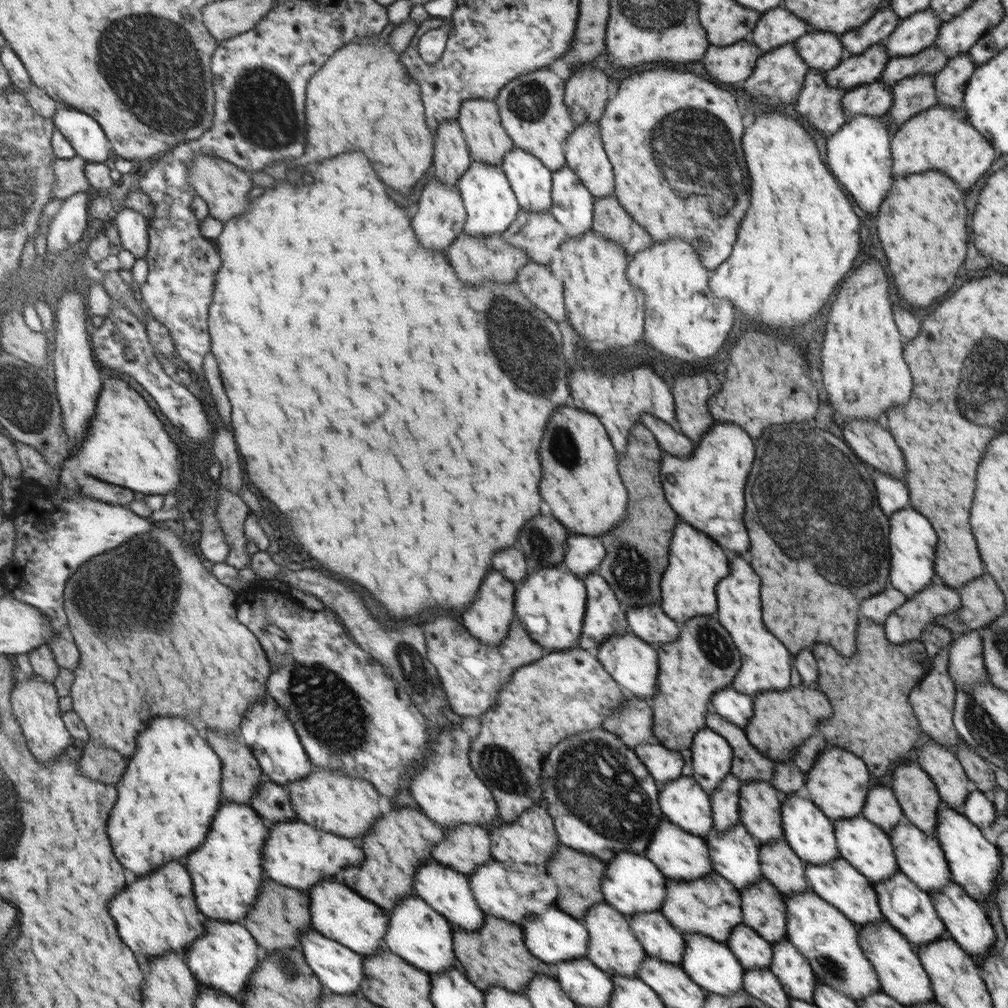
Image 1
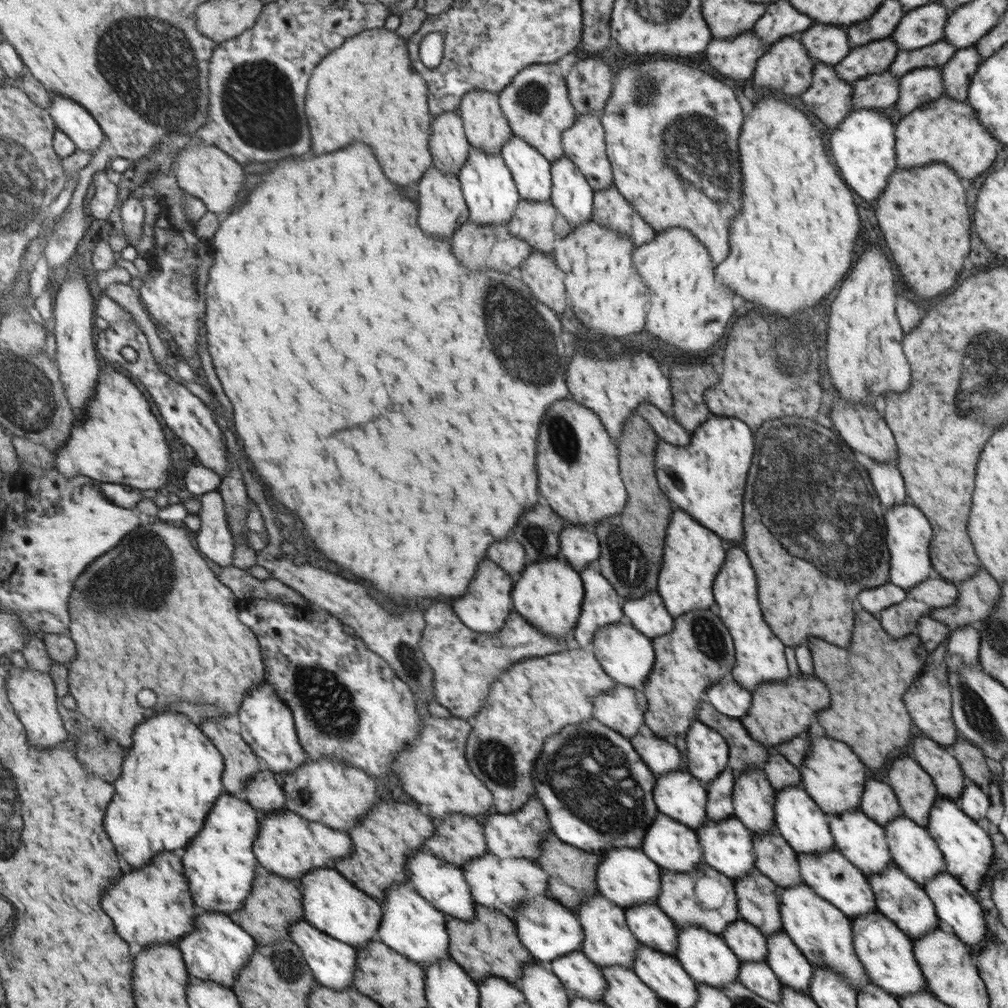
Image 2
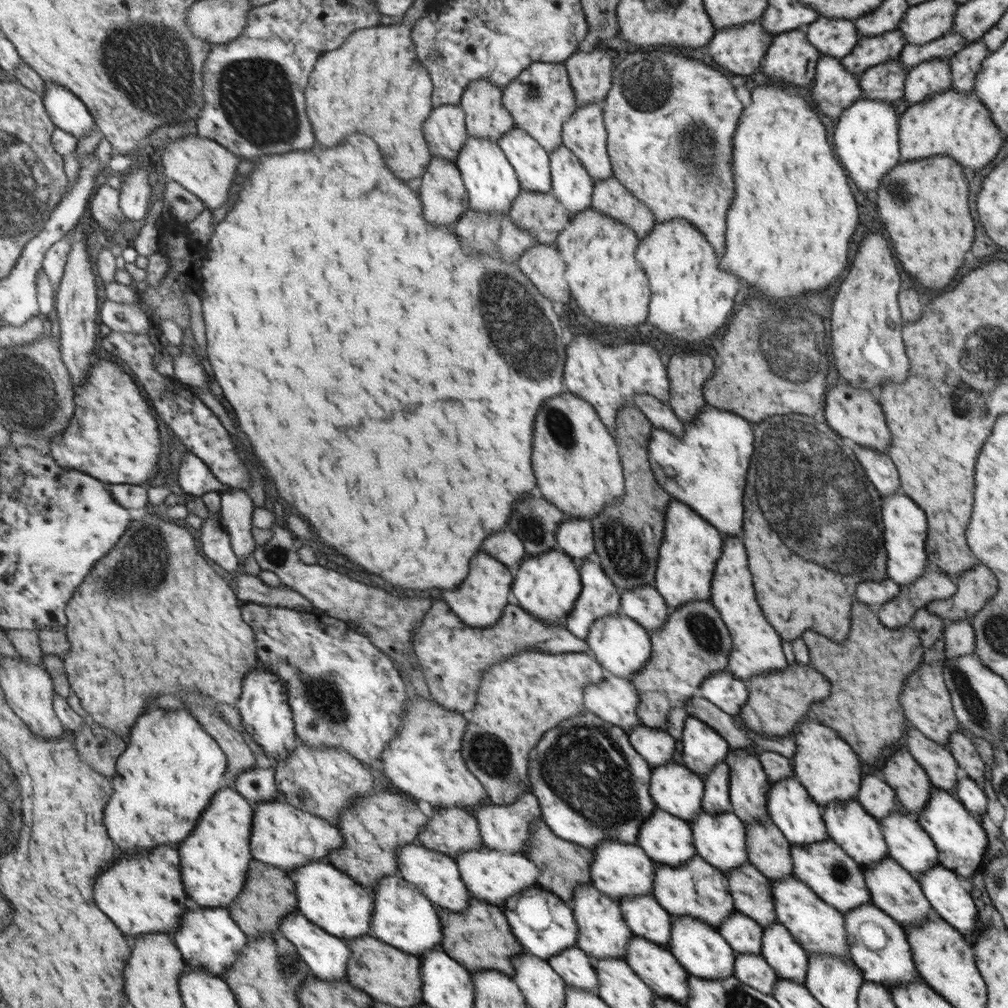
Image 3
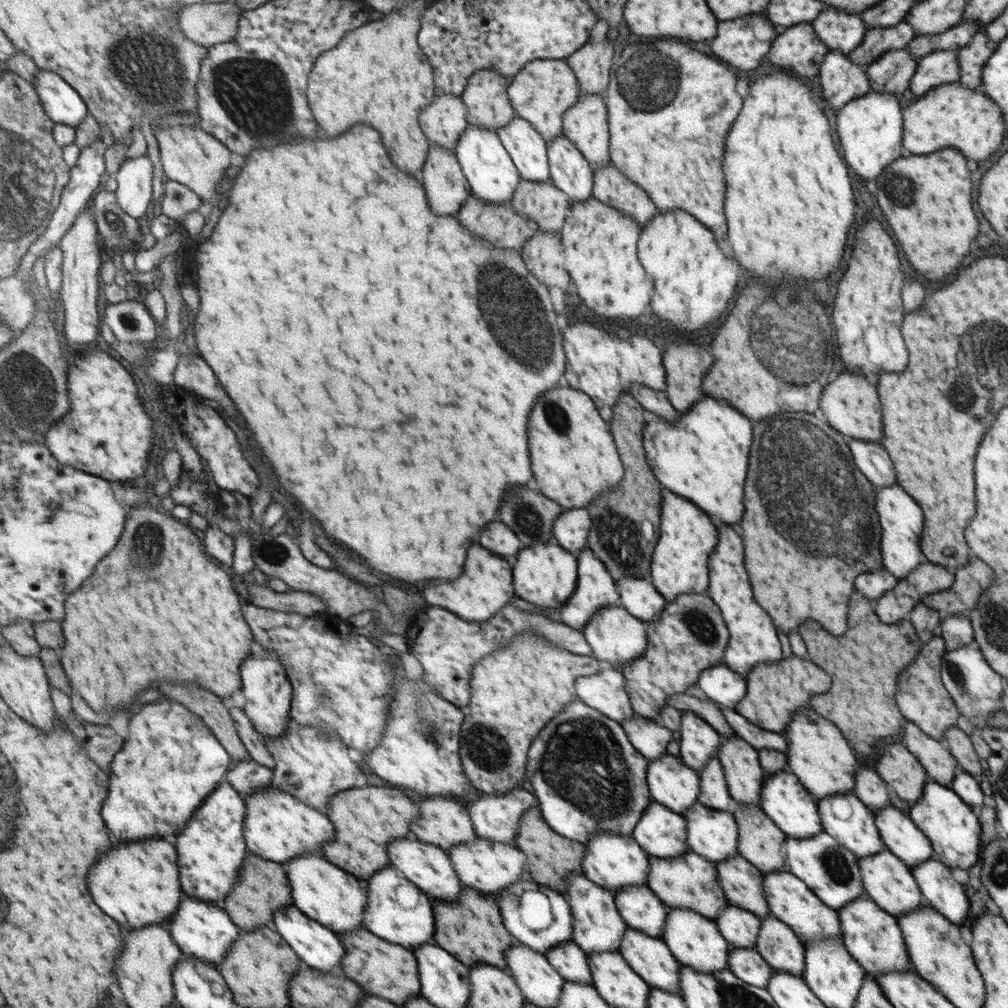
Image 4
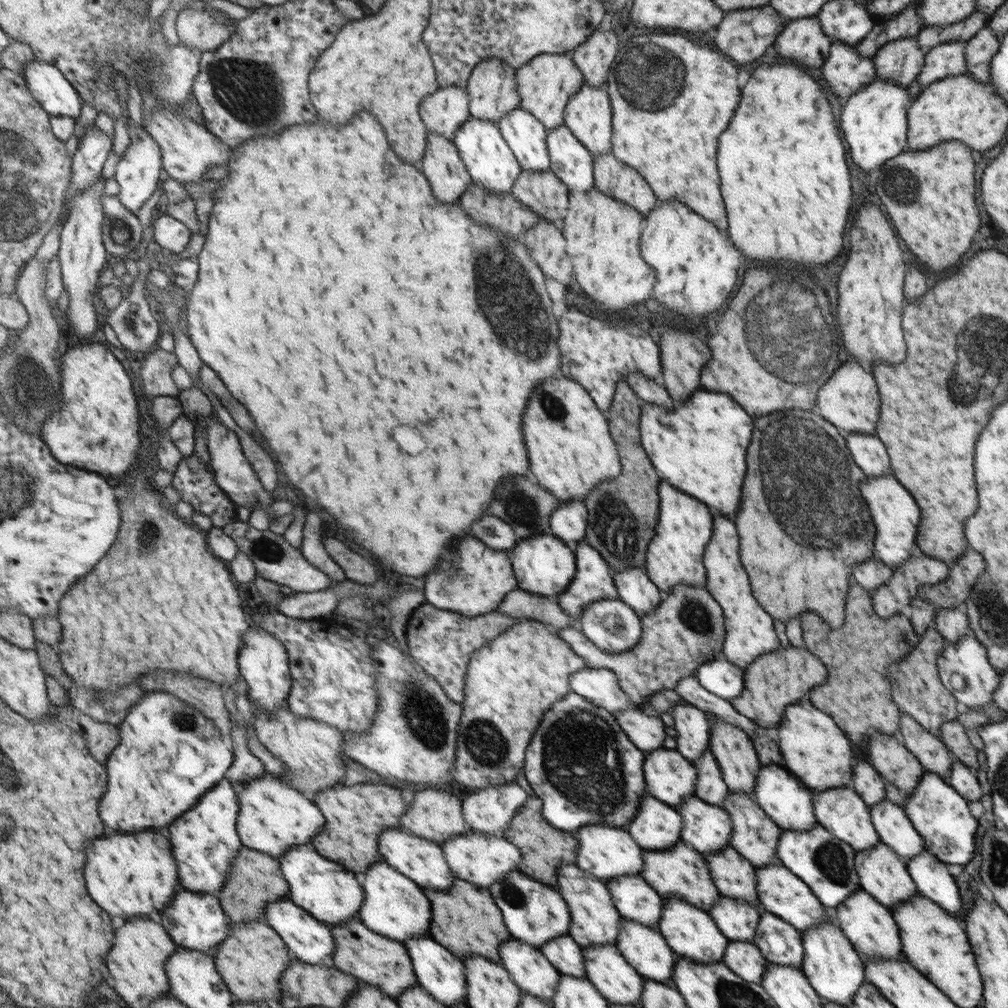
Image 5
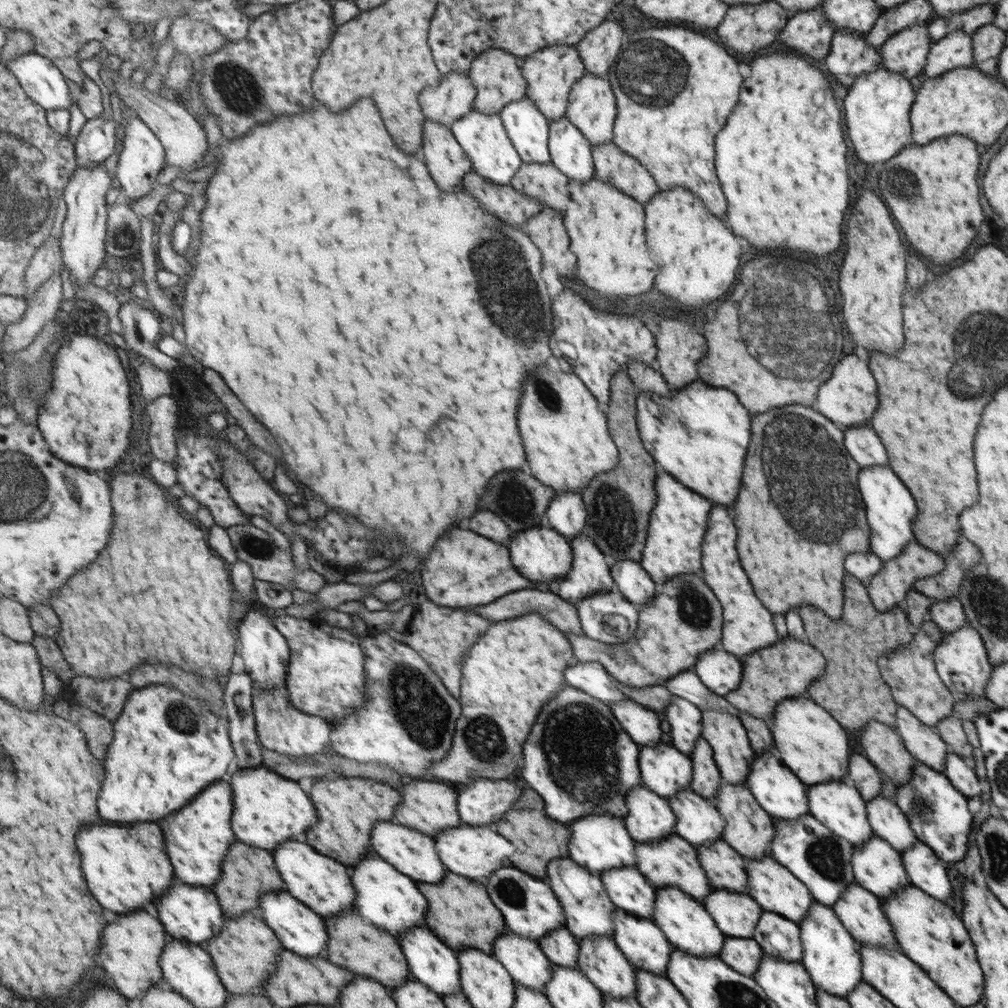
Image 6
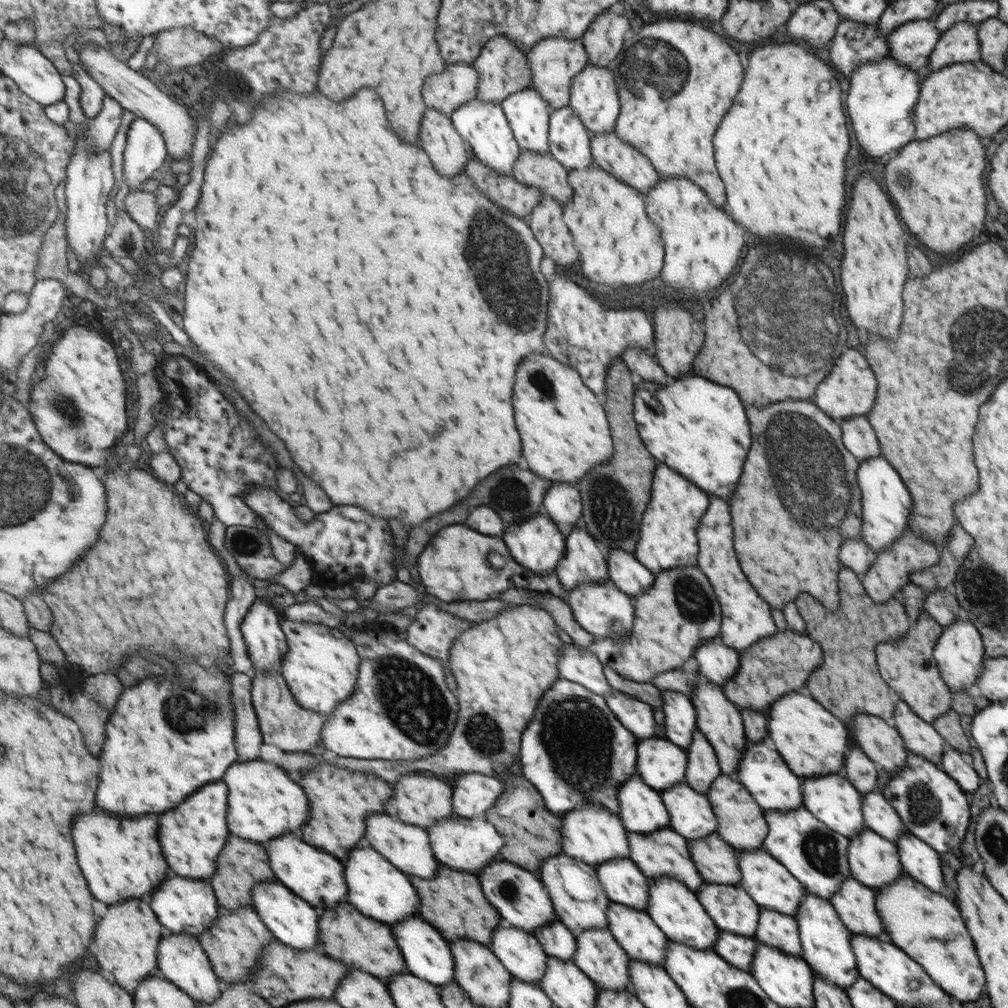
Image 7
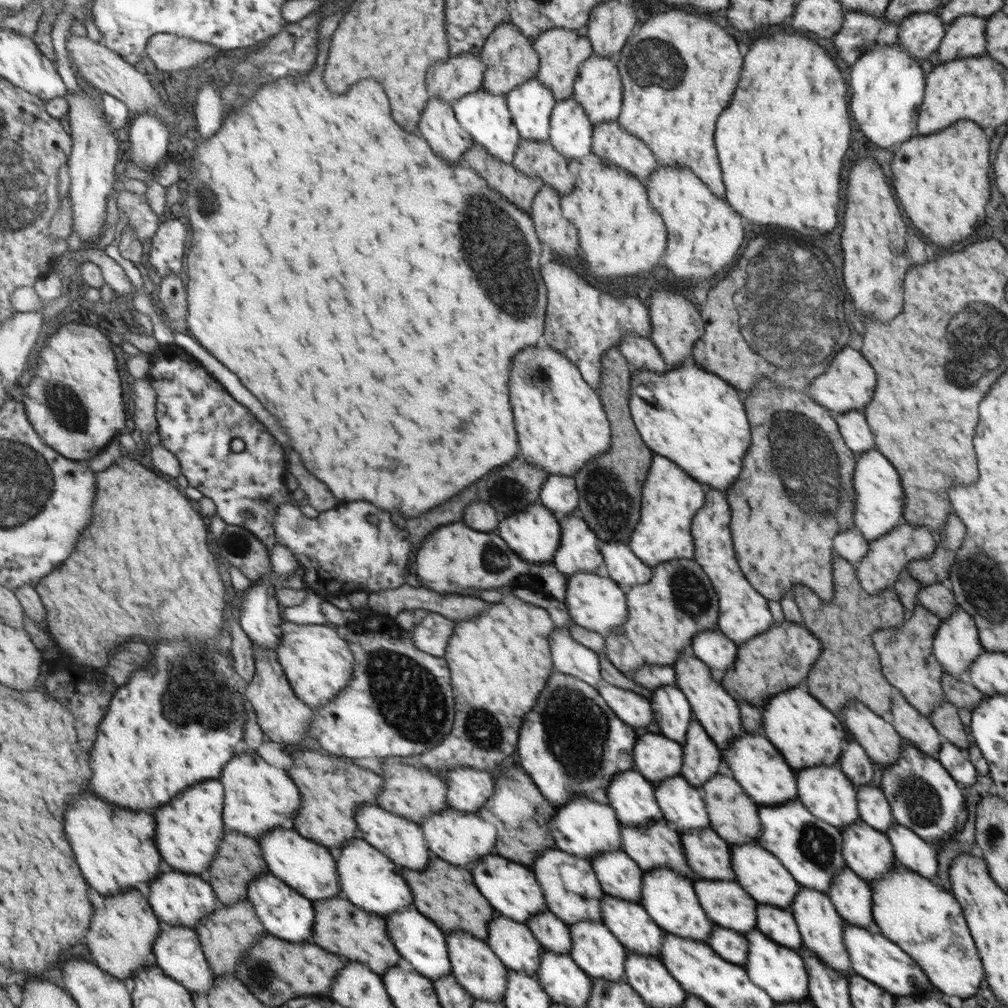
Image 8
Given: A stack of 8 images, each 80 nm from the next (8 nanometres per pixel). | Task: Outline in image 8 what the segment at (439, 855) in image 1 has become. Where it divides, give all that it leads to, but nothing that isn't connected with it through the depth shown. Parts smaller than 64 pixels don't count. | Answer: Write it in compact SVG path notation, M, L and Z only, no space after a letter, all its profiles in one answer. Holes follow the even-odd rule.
M389 757L380 761L385 790L380 792L378 804L384 809L421 824L429 815L449 808L449 786L435 774L431 774L431 770L425 767L415 768L415 766L407 765L404 763L404 758Z

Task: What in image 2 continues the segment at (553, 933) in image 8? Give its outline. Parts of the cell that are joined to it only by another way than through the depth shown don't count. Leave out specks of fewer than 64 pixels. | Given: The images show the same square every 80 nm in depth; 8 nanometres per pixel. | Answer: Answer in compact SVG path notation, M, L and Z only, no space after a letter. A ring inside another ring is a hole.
M580 950L559 955L547 966L570 996L602 1002L601 996L607 986L600 969Z

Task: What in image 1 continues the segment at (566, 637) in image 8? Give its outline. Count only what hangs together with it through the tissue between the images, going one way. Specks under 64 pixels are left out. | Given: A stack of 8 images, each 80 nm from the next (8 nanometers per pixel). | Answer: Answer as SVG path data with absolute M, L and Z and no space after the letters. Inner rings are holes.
M624 691L622 705L604 716L602 728L619 737L630 749L636 744L648 743L652 734L652 709L649 702Z

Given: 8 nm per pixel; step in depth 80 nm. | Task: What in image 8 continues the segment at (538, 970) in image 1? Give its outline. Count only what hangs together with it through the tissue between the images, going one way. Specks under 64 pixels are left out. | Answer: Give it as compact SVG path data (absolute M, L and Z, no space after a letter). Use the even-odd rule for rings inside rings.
M433 855L427 870L418 871L402 867L400 872L405 874L405 880L413 888L416 908L436 925L440 925L447 936L449 933L467 931L484 941L487 940L489 924L497 913L489 904L489 899L485 898L484 893L476 885L472 871Z

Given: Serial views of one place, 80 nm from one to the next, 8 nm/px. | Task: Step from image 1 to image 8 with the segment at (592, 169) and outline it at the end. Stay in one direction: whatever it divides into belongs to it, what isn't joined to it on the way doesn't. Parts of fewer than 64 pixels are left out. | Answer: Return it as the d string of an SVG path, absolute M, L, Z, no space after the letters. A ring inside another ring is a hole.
M592 55L580 67L571 98L577 101L593 124L616 120L622 103L620 76L615 58Z

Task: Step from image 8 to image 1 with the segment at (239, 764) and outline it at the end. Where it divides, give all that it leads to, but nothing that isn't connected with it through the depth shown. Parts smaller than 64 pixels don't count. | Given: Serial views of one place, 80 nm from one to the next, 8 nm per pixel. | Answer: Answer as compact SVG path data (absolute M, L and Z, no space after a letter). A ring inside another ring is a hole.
M285 821L268 824L270 829L265 843L265 870L273 880L305 893L324 878L342 877L345 867L362 865L365 853L353 839L327 832L305 821Z

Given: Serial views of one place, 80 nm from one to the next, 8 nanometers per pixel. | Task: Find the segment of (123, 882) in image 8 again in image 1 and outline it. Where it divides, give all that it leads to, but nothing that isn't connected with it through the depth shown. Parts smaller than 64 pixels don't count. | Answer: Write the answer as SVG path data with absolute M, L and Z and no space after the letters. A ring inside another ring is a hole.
M177 860L149 876L137 878L131 886L117 894L113 902L109 902L109 910L117 920L121 938L133 948L133 952L137 952L137 960L141 960L141 964L169 951L184 956L197 938L205 936L203 920L207 918L195 902L193 882L187 868Z

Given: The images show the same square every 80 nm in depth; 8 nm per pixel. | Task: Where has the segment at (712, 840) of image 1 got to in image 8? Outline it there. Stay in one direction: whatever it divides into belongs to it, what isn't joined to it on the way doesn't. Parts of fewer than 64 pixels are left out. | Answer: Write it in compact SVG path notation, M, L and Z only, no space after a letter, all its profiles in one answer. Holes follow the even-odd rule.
M680 774L655 786L655 799L663 818L678 833L709 827L700 788L689 785Z

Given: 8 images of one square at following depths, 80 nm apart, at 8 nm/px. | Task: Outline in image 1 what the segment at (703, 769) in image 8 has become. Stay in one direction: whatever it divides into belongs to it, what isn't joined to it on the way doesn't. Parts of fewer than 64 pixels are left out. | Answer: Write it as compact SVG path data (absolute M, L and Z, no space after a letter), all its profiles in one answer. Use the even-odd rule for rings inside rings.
M729 772L723 778L721 786L709 794L712 807L712 826L717 831L728 831L735 823L739 823L740 790L741 780Z

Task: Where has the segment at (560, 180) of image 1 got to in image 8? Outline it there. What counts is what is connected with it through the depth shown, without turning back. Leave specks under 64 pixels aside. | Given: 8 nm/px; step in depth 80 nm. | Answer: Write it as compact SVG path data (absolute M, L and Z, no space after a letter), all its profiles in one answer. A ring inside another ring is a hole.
M571 97L557 101L552 110L548 141L569 163L589 155L592 131L593 124L577 101Z

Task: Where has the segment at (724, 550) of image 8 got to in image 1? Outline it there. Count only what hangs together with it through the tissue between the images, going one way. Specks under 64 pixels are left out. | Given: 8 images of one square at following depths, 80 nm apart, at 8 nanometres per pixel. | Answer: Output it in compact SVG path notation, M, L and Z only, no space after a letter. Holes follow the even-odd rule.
M733 556L729 562L729 574L721 578L715 585L716 612L715 617L724 628L729 628L733 632L733 644L741 648L741 672L737 672L737 680L729 686L735 692L755 696L757 692L780 691L789 686L789 654L783 648L779 640L775 640L773 634L769 634L763 628L761 622L761 606L759 606L759 578L757 574L749 568L749 564Z

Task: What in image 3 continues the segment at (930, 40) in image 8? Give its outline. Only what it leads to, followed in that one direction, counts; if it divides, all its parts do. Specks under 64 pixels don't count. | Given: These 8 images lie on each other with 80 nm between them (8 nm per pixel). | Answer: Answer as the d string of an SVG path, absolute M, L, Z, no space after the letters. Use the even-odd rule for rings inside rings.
M887 60L866 68L859 74L858 79L862 88L860 99L877 99L892 103L893 100L903 98L908 69L902 67L899 60Z

